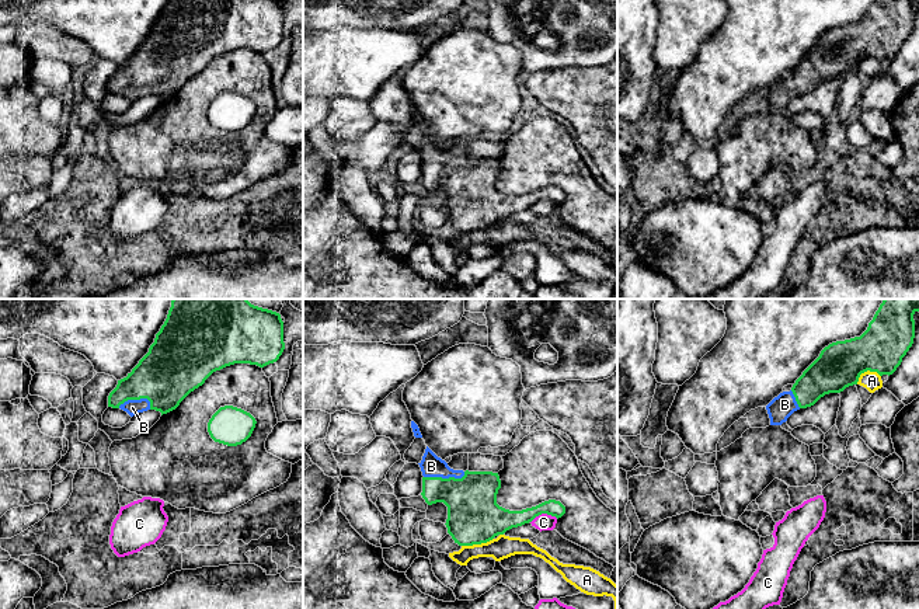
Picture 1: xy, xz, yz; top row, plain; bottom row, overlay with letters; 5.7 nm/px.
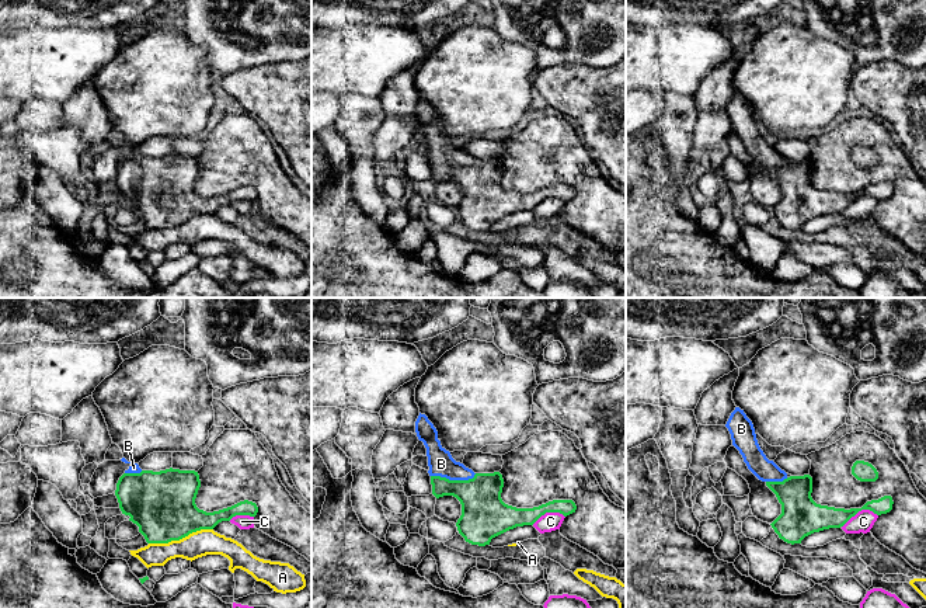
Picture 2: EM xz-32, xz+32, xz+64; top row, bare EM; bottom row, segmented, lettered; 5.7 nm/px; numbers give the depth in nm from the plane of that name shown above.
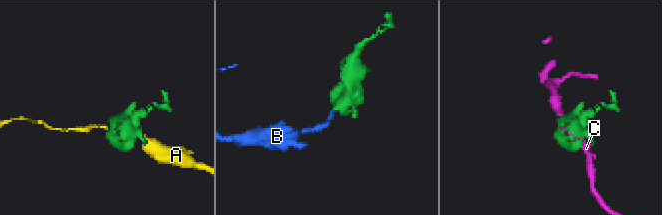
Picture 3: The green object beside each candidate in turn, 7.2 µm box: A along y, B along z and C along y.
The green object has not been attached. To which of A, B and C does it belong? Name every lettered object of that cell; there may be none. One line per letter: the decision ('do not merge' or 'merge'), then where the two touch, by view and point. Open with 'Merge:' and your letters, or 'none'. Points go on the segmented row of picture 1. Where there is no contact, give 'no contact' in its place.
Merge: B
A: do not merge; meets green in xz at (477, 543)
B: merge; meets green in xz at (445, 479)
C: do not merge; meets green in xz at (543, 512)

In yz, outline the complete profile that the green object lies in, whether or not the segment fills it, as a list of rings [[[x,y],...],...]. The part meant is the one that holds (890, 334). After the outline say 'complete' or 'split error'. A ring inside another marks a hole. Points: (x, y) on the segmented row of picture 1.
[[[884,299],[860,337],[825,347],[791,390],[766,406],[770,425],[782,425],[794,411],[814,406],[825,394],[857,384],[867,370],[892,375],[913,344],[916,312],[919,299]]] | split error

